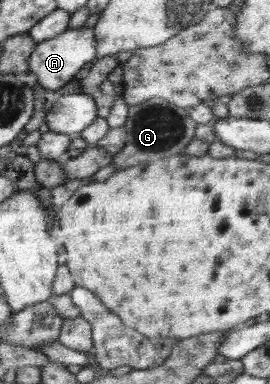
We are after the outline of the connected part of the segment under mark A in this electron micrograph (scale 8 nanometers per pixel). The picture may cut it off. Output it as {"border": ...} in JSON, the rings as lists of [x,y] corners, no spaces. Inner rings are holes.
{"border":[[[82,27],[65,29],[65,32],[40,42],[36,45],[29,60],[29,73],[37,76],[37,85],[47,90],[56,92],[65,86],[79,72],[85,64],[95,60],[98,39],[95,36],[94,27]]]}

